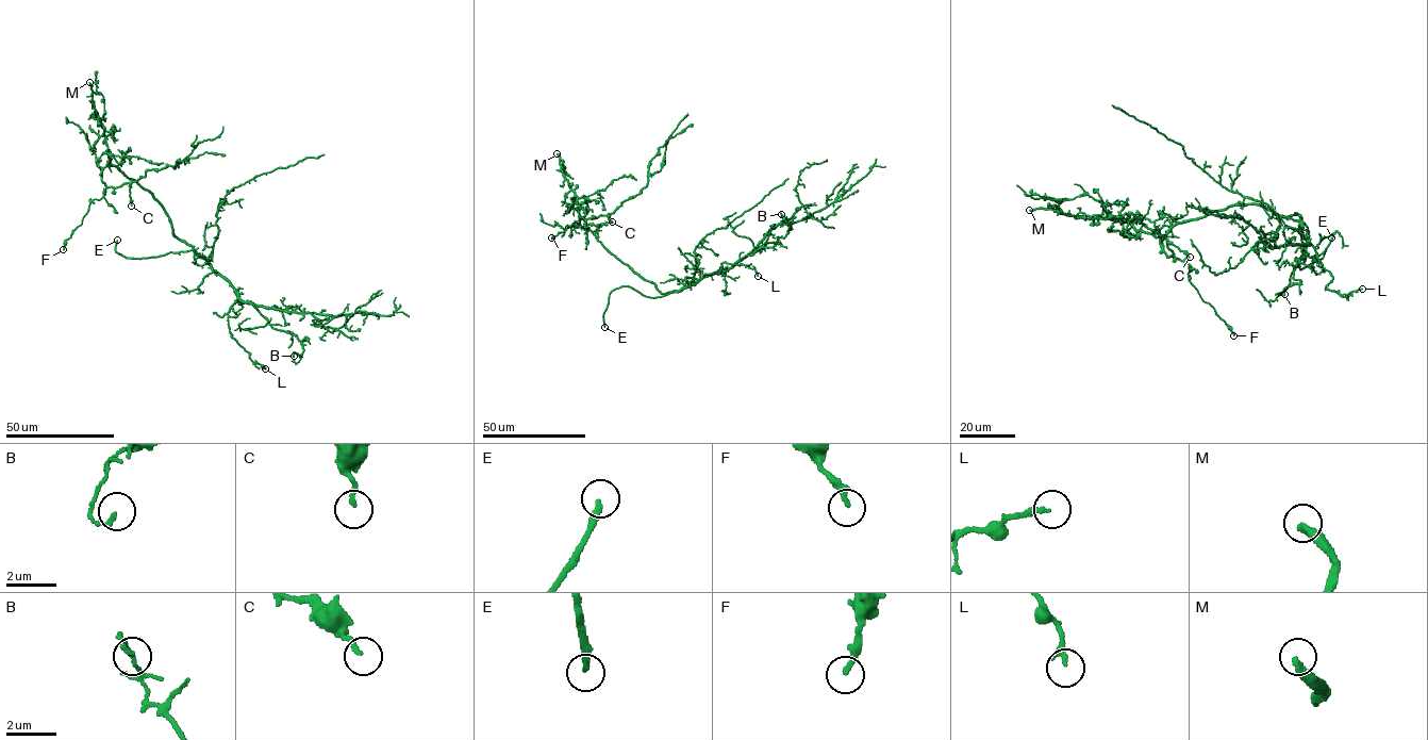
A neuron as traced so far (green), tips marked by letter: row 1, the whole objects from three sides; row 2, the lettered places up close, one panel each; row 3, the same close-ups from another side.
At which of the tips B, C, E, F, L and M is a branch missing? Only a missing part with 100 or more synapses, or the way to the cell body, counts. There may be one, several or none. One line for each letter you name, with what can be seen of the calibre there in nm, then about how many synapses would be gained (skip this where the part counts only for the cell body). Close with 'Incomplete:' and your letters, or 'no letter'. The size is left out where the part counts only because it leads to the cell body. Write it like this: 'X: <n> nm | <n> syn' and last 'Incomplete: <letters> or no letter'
E: 240 nm
M: 320 nm | 250 syn
Incomplete: E, M

